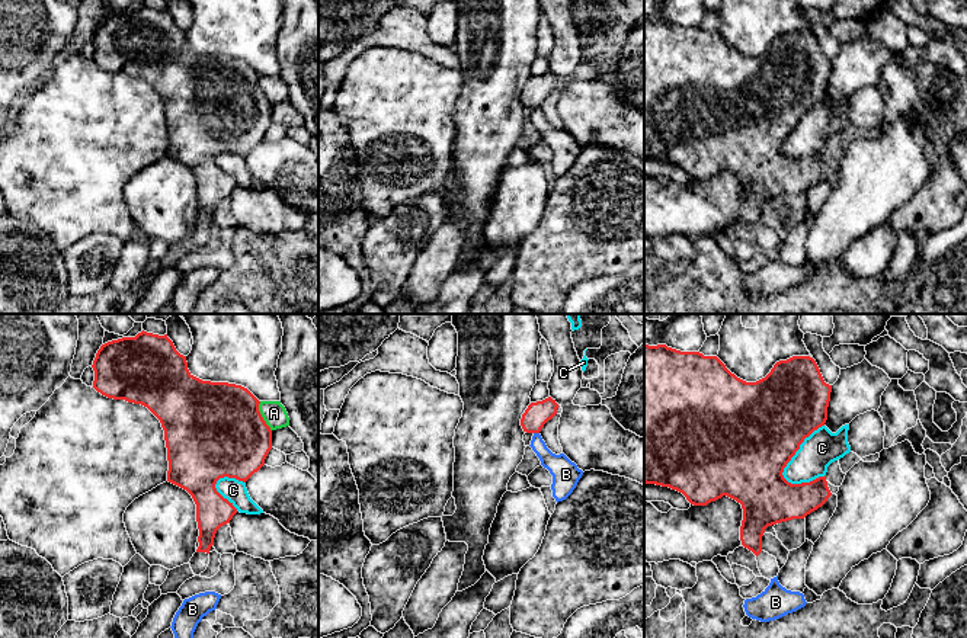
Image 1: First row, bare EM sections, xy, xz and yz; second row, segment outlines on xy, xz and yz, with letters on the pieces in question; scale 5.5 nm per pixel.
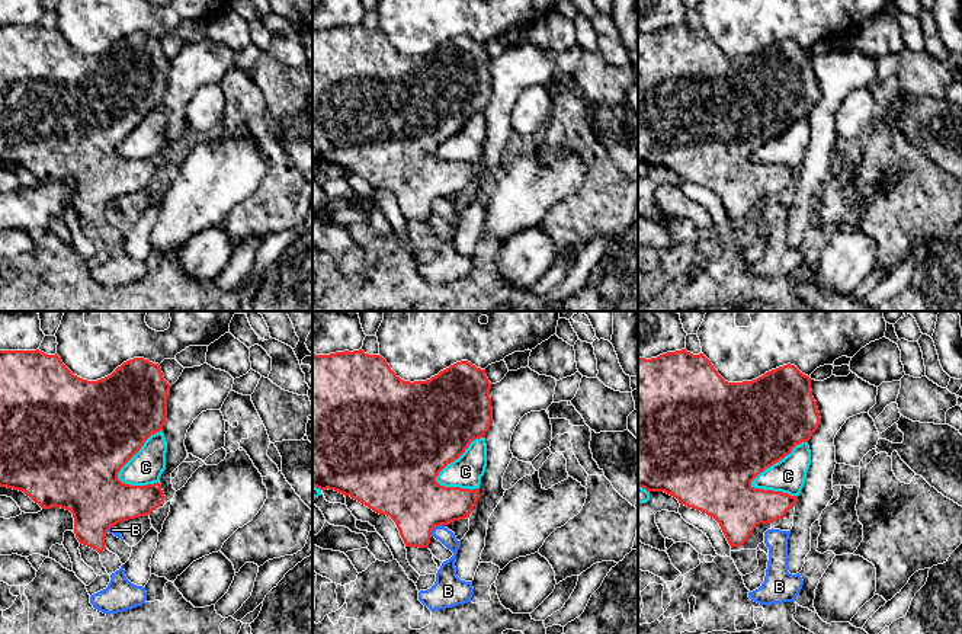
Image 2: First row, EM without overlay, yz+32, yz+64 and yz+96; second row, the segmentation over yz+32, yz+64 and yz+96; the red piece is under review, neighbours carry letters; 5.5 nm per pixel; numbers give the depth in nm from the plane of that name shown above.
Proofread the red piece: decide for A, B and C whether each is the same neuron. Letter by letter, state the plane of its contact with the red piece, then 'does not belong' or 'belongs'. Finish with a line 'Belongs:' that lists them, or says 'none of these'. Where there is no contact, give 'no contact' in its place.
A: contact in xy; does not belong
B: contact in xz; does not belong
C: contact in yz; does not belong
Belongs: none of these

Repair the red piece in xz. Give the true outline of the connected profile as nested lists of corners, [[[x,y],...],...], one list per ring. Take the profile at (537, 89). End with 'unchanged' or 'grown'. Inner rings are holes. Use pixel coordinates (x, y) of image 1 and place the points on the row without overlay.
[[[551,71],[531,77],[521,93],[526,108],[539,108],[544,99],[557,89],[558,78]]] | unchanged

